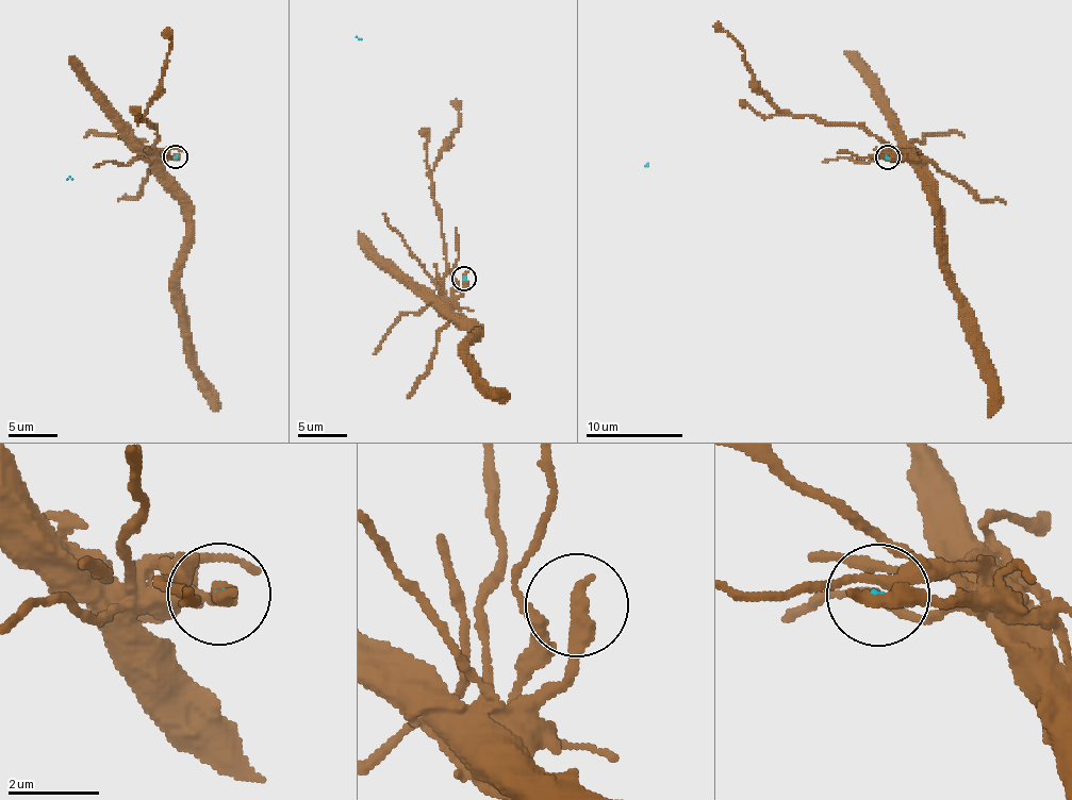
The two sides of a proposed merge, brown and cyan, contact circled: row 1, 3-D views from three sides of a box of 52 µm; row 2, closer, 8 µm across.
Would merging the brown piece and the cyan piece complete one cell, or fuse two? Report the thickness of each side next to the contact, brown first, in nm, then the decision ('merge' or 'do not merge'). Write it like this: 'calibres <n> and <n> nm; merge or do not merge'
calibres 460 and 70 nm; do not merge

